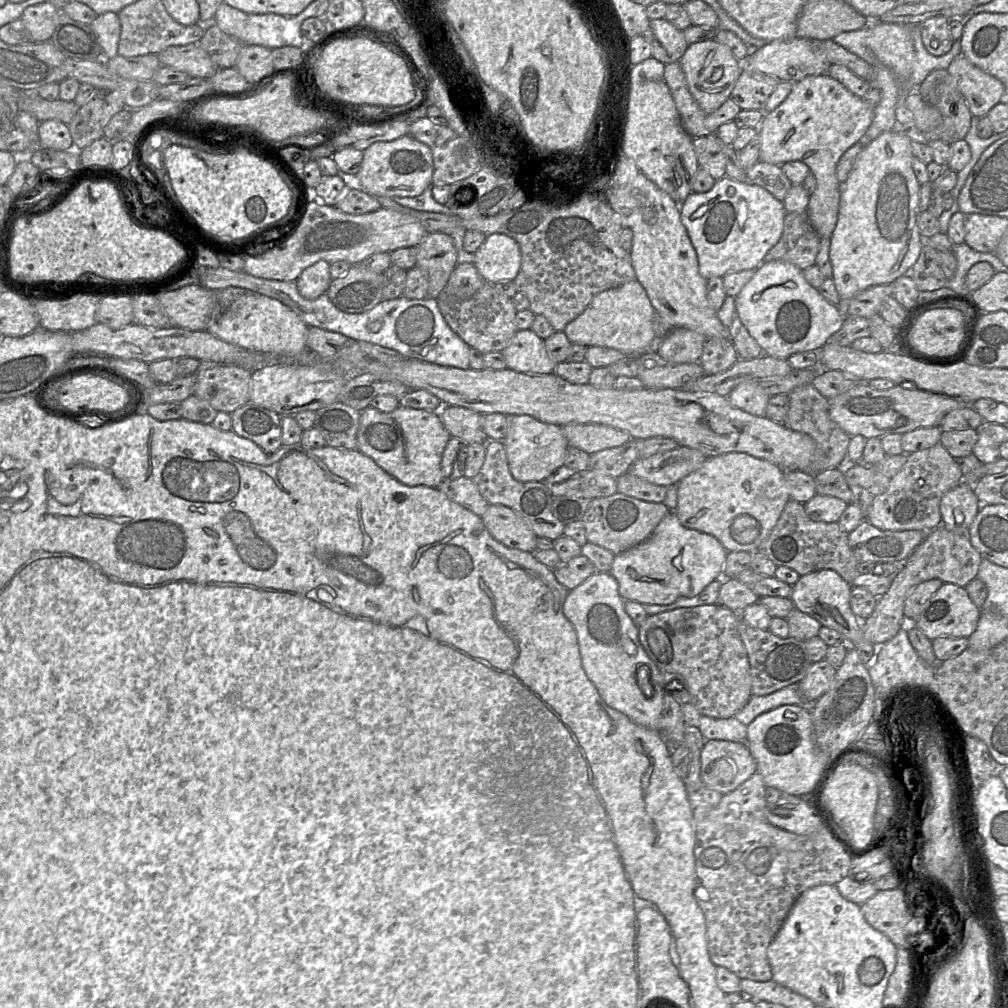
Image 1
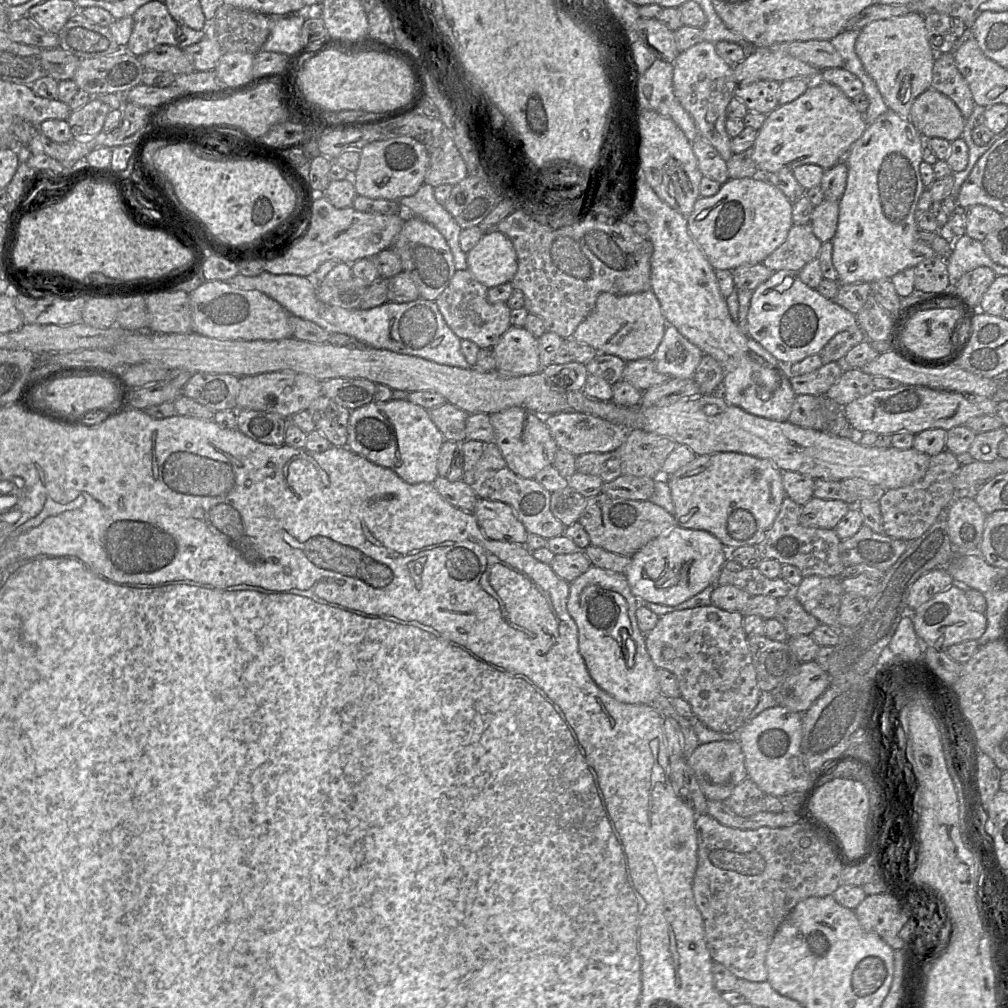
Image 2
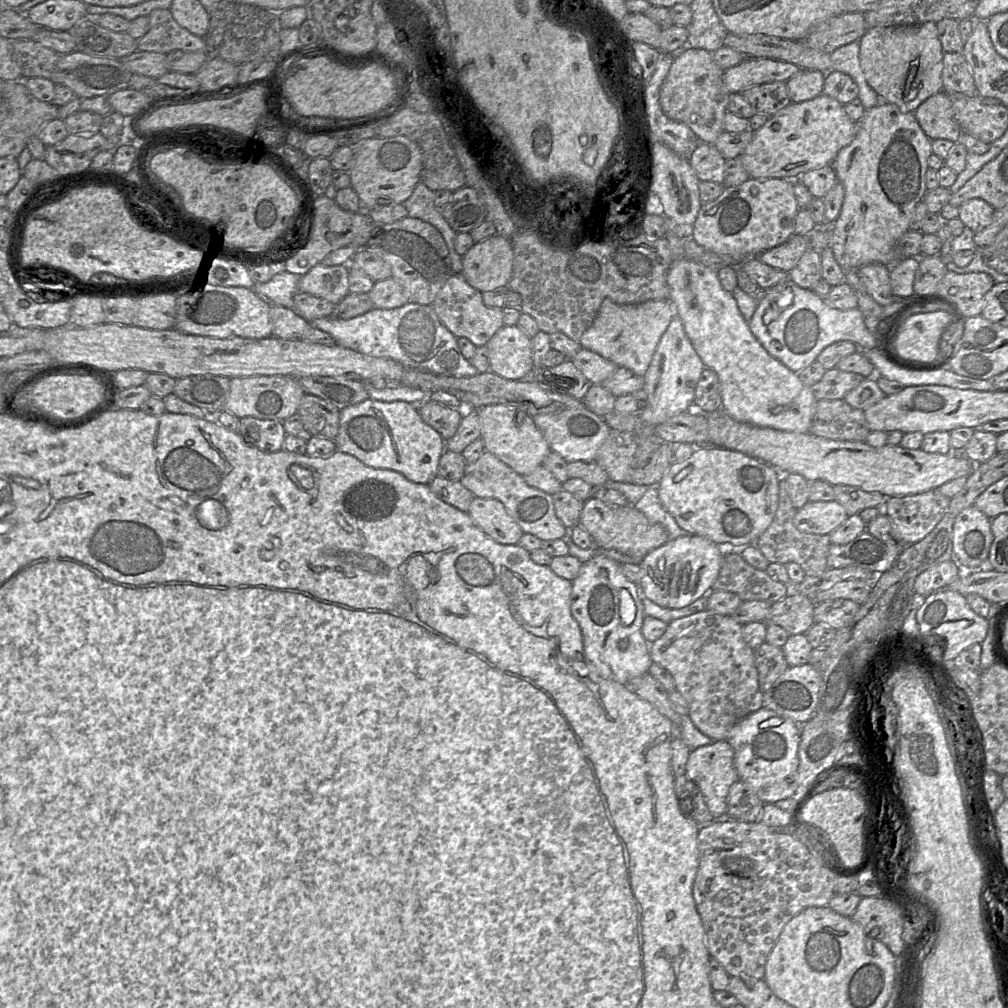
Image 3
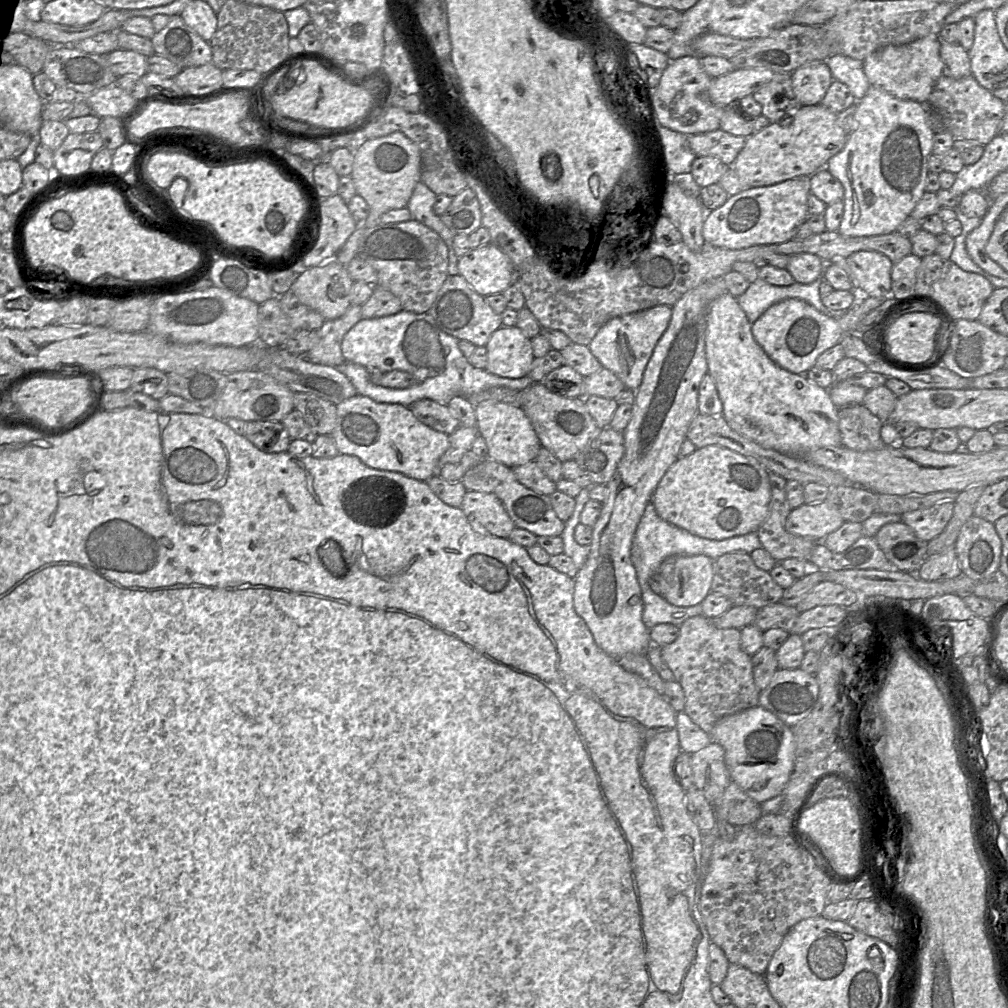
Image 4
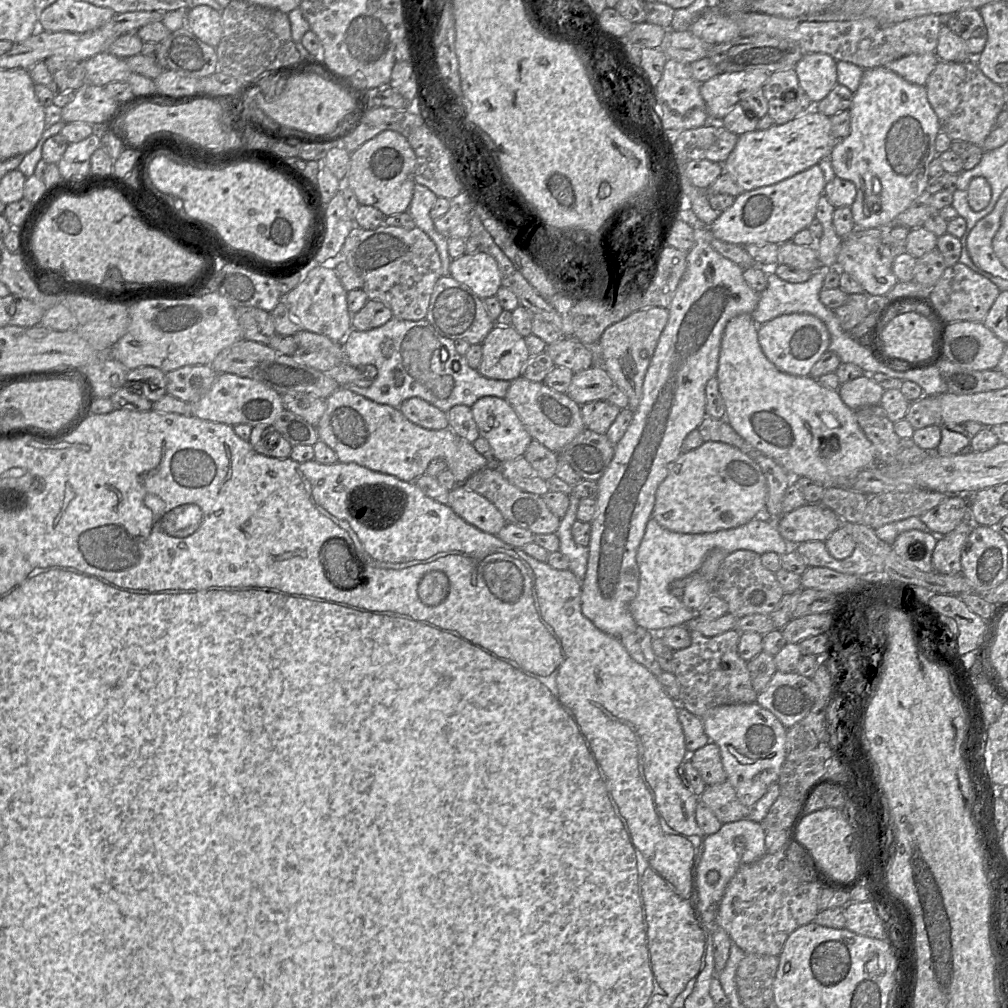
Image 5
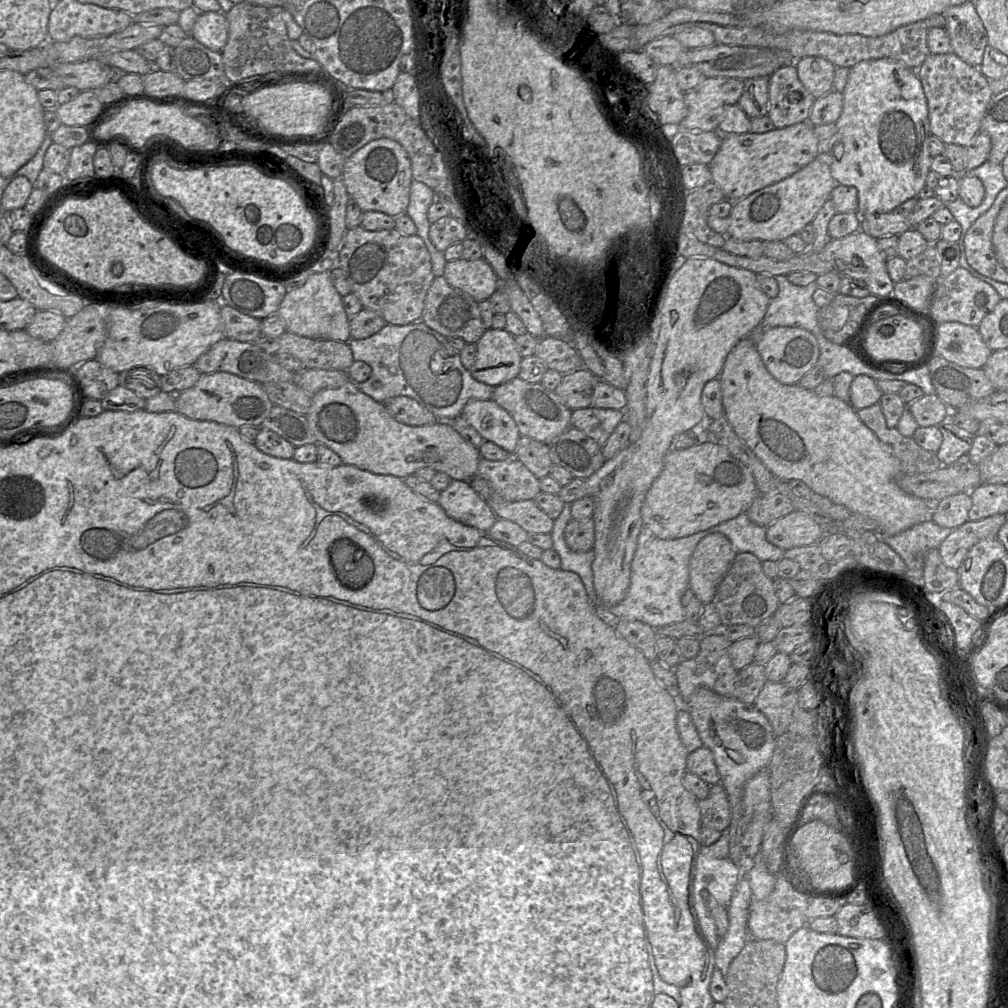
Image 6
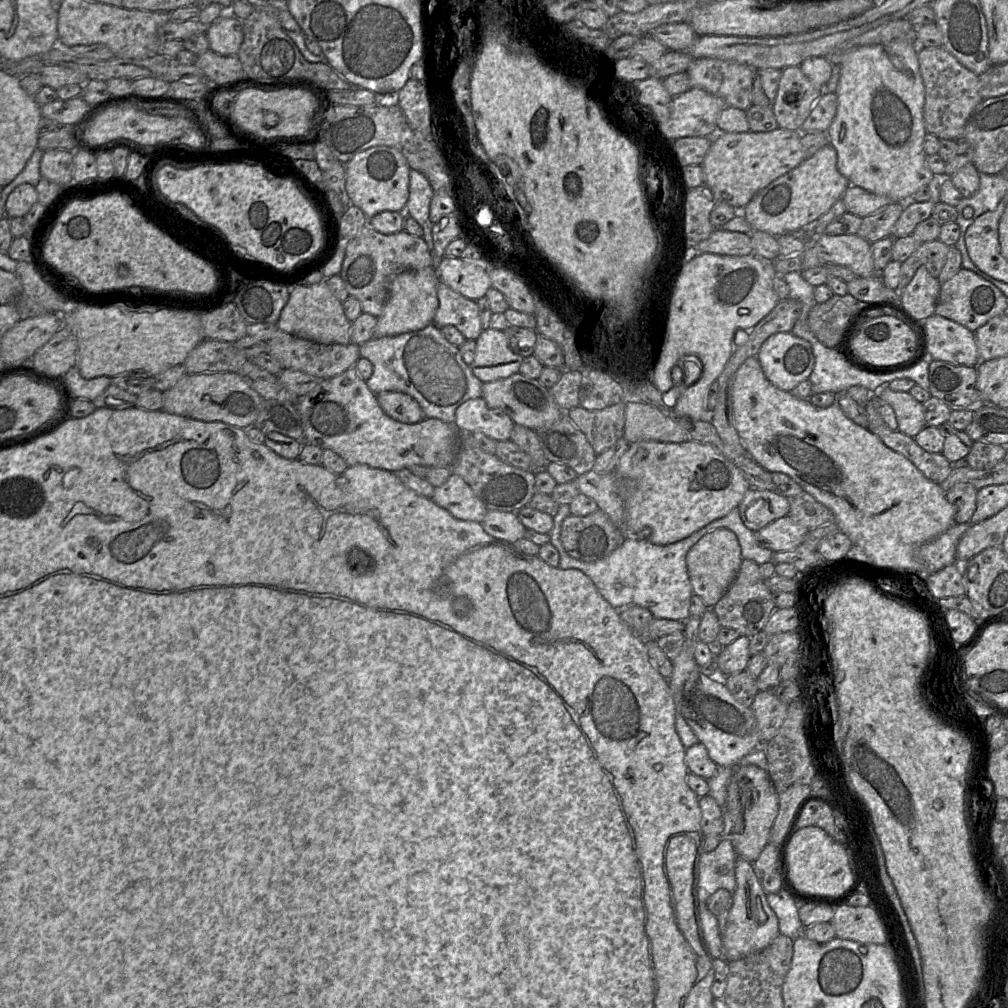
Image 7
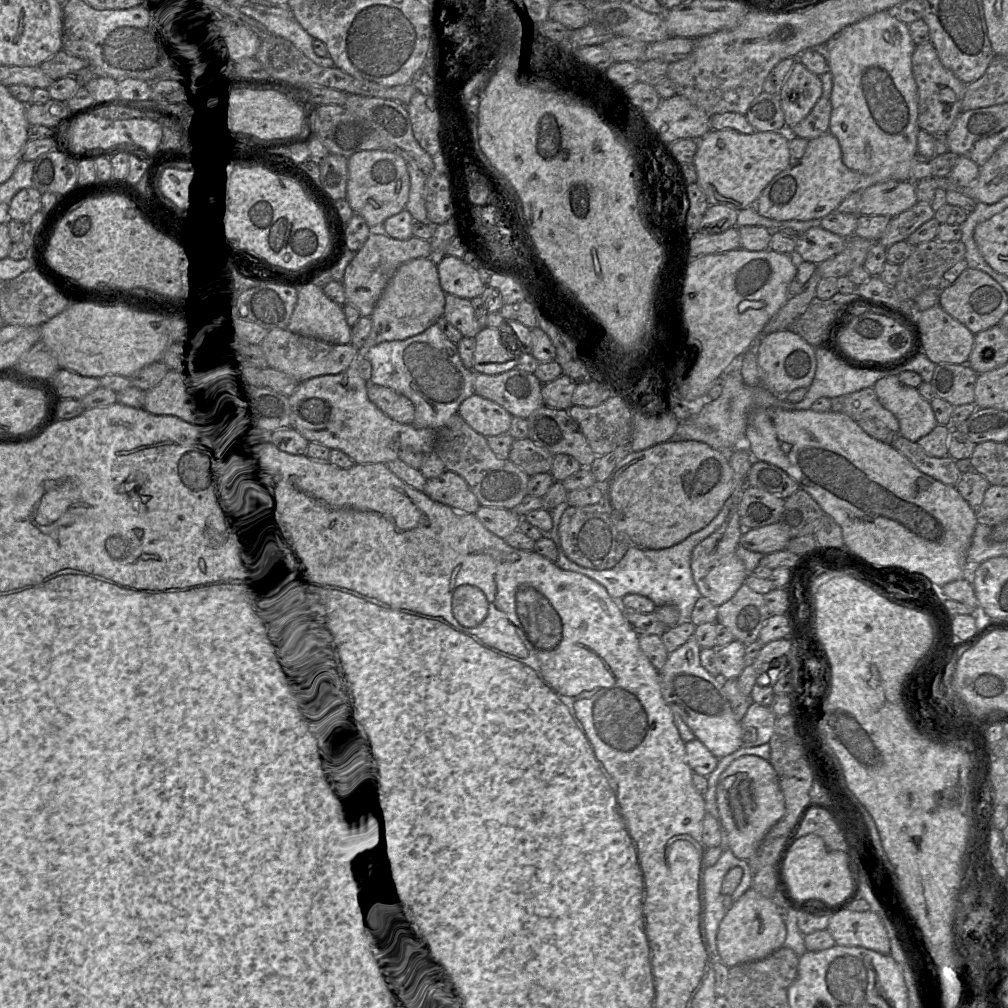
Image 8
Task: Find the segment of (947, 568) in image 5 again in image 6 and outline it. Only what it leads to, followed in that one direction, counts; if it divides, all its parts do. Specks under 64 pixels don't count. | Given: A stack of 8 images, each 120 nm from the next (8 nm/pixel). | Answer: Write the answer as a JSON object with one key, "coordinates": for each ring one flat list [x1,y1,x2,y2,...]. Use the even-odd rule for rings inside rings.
{"coordinates":[[996,514,978,521,966,521,954,529,938,547,942,562,957,570,970,548,983,539,995,538,1005,521,1005,514]]}

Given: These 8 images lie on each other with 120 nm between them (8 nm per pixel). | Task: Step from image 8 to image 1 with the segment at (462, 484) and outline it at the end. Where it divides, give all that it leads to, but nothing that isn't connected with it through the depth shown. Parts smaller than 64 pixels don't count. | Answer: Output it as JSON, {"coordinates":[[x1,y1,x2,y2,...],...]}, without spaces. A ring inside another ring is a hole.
{"coordinates":[[491,504,481,518,492,537,504,546,532,553,537,551,536,534,511,508]]}

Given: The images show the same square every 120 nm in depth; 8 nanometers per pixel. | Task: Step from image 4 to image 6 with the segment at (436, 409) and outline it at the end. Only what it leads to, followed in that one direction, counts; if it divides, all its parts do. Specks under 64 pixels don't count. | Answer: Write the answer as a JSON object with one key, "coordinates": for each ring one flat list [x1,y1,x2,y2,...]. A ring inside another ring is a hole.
{"coordinates":[[408,396,394,397,384,405,396,421,405,425,425,426,437,421,427,408]]}

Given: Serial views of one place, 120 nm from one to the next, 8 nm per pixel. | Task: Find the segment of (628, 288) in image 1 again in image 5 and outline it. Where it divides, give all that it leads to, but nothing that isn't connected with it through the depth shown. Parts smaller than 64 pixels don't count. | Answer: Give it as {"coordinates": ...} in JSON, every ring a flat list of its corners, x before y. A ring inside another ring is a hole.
{"coordinates":[[650,307,633,312,606,328,599,339,602,367,628,398,628,408,635,411,642,397,642,385,659,337,669,318,667,308]]}

